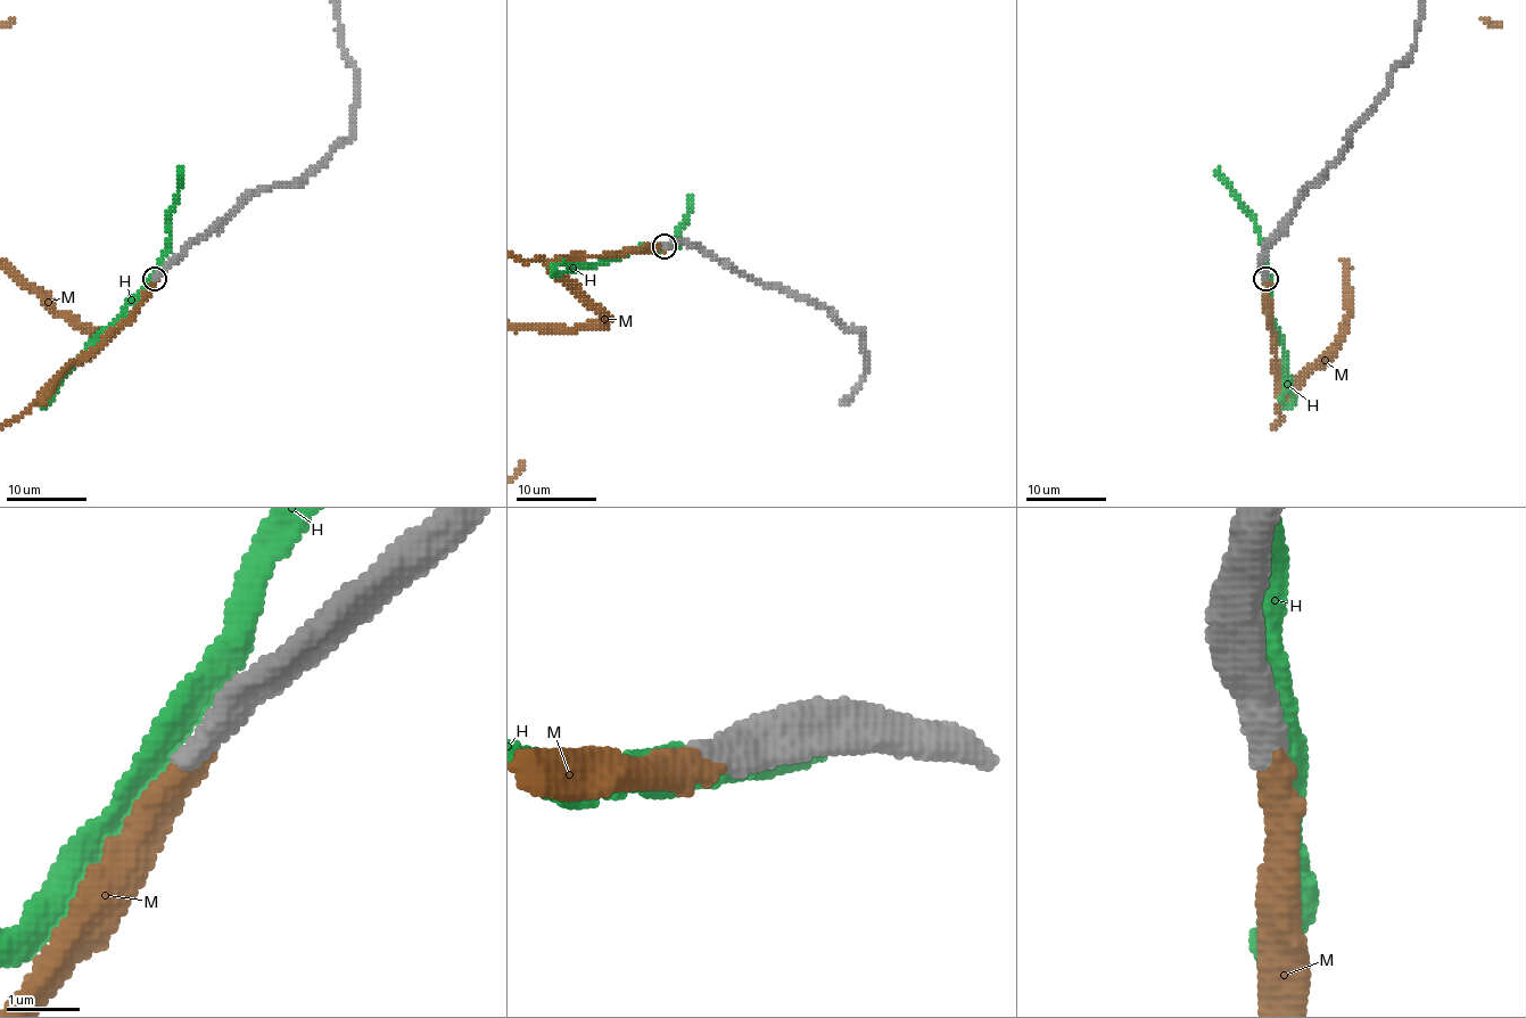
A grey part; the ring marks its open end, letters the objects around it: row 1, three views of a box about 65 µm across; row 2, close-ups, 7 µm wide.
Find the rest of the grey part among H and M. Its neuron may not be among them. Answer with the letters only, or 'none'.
M

